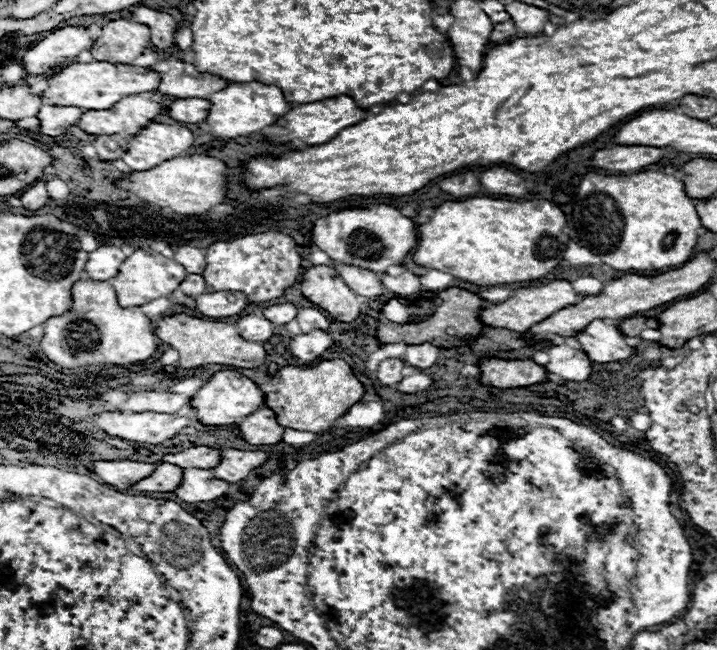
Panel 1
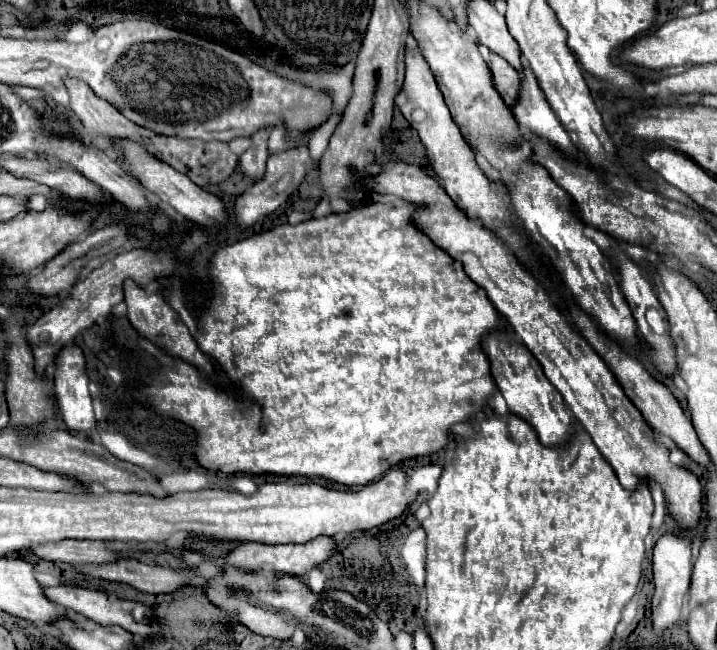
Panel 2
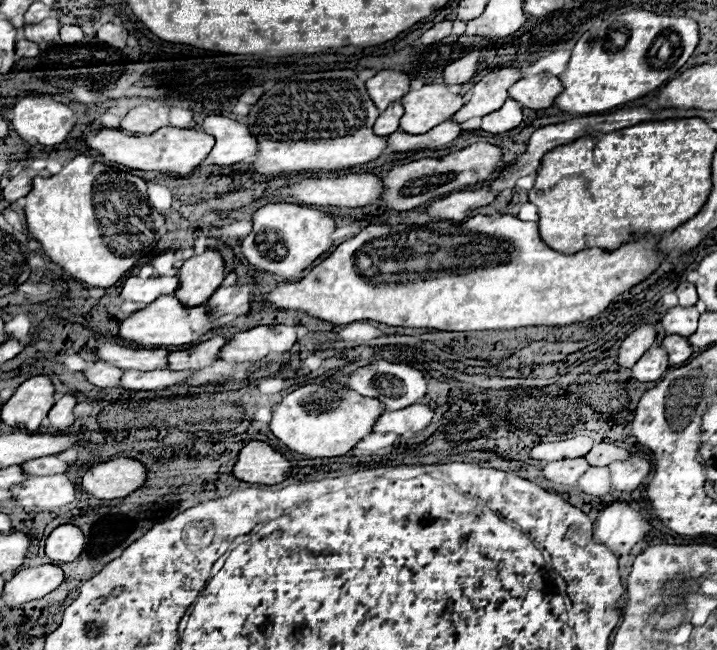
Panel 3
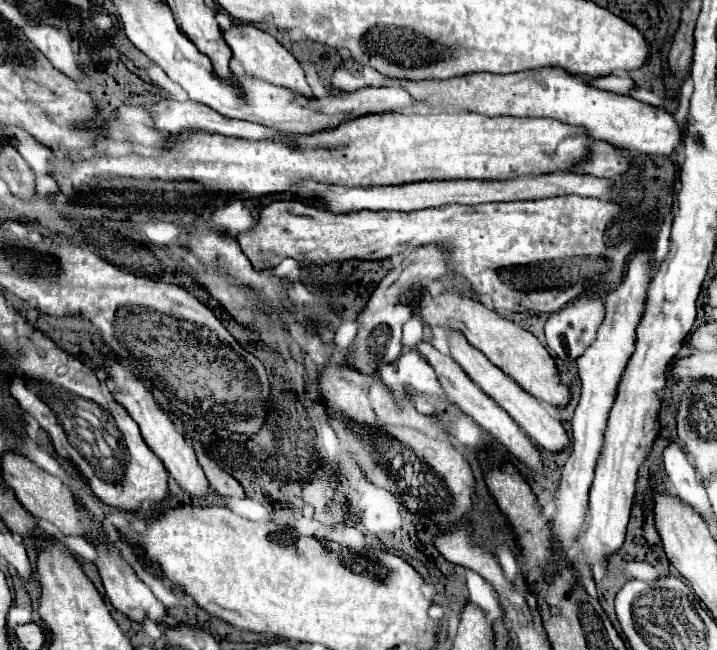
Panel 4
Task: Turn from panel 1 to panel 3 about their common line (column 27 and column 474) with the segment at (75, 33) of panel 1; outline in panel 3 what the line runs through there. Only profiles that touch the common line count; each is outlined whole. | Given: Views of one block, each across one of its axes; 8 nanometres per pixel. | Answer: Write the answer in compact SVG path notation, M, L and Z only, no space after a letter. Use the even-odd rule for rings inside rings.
M470 52L464 58L456 60L454 64L446 66L446 70L442 72L442 80L448 86L464 84L464 82L468 82L474 76L476 68L478 68L478 52Z

